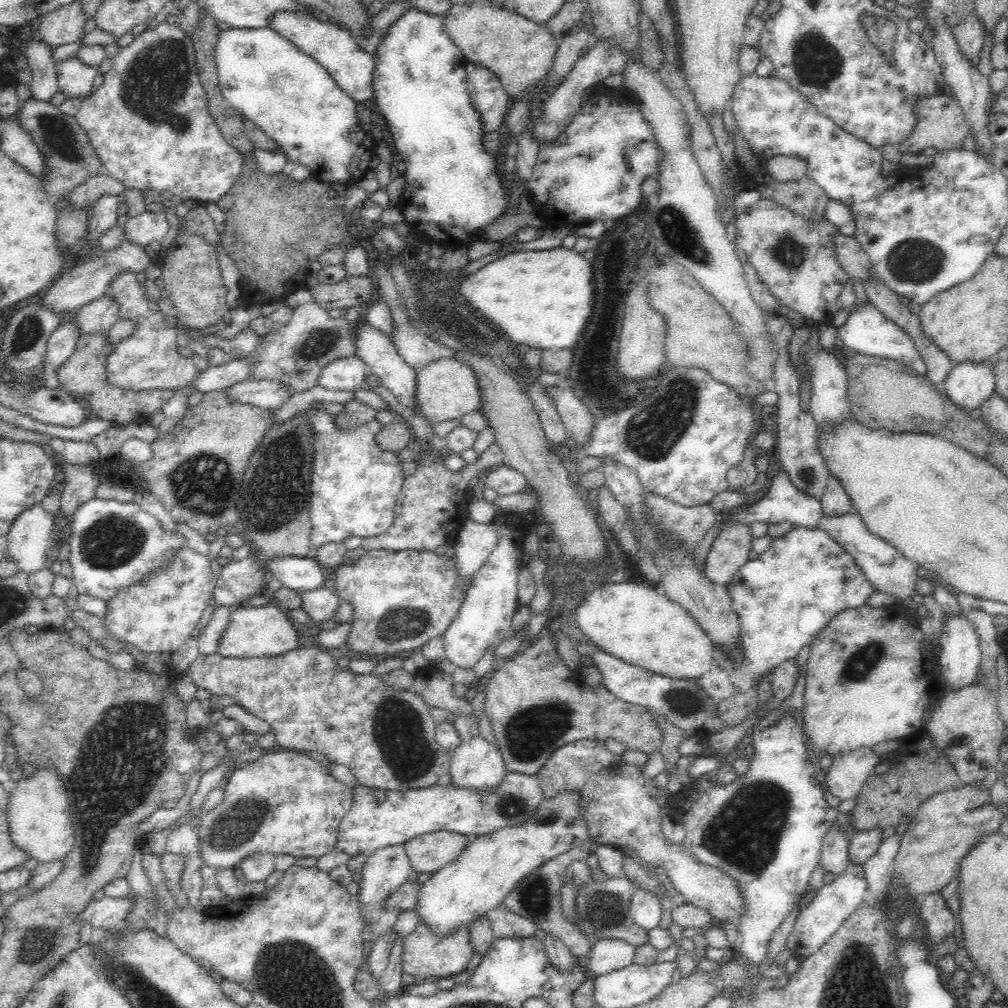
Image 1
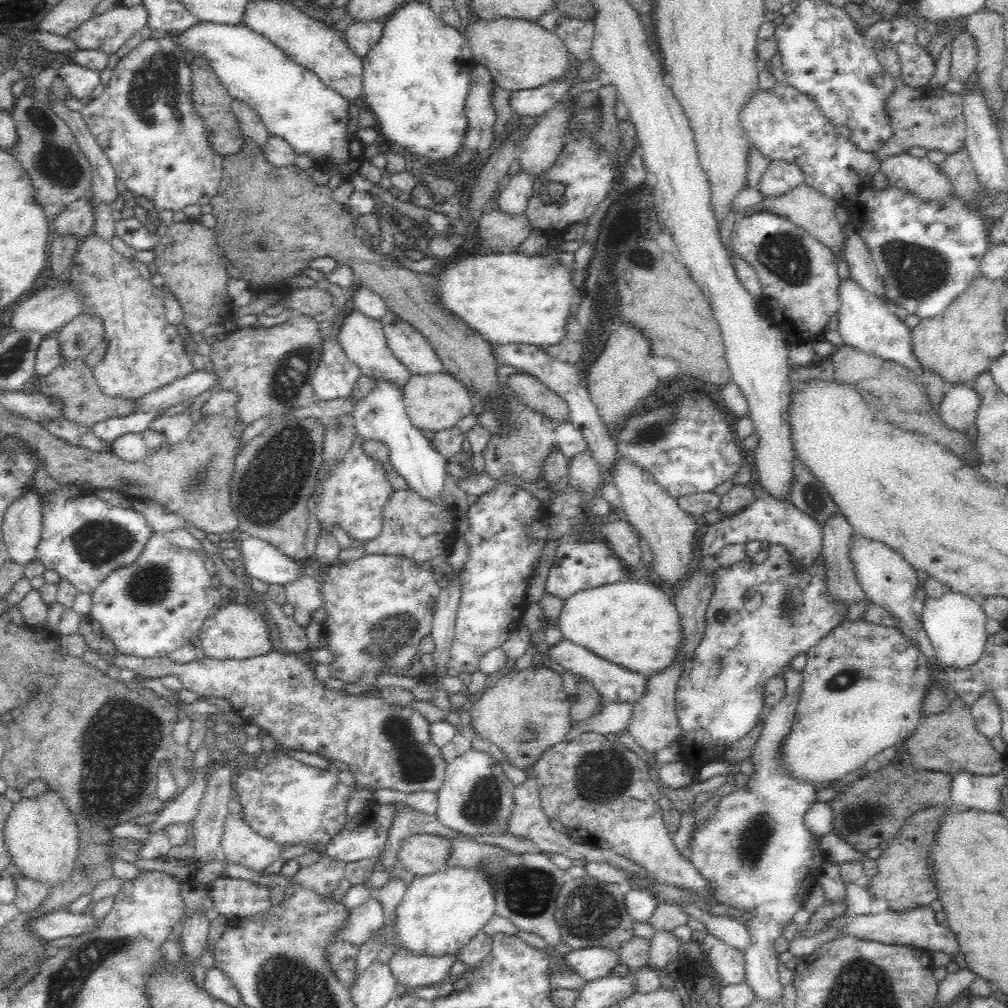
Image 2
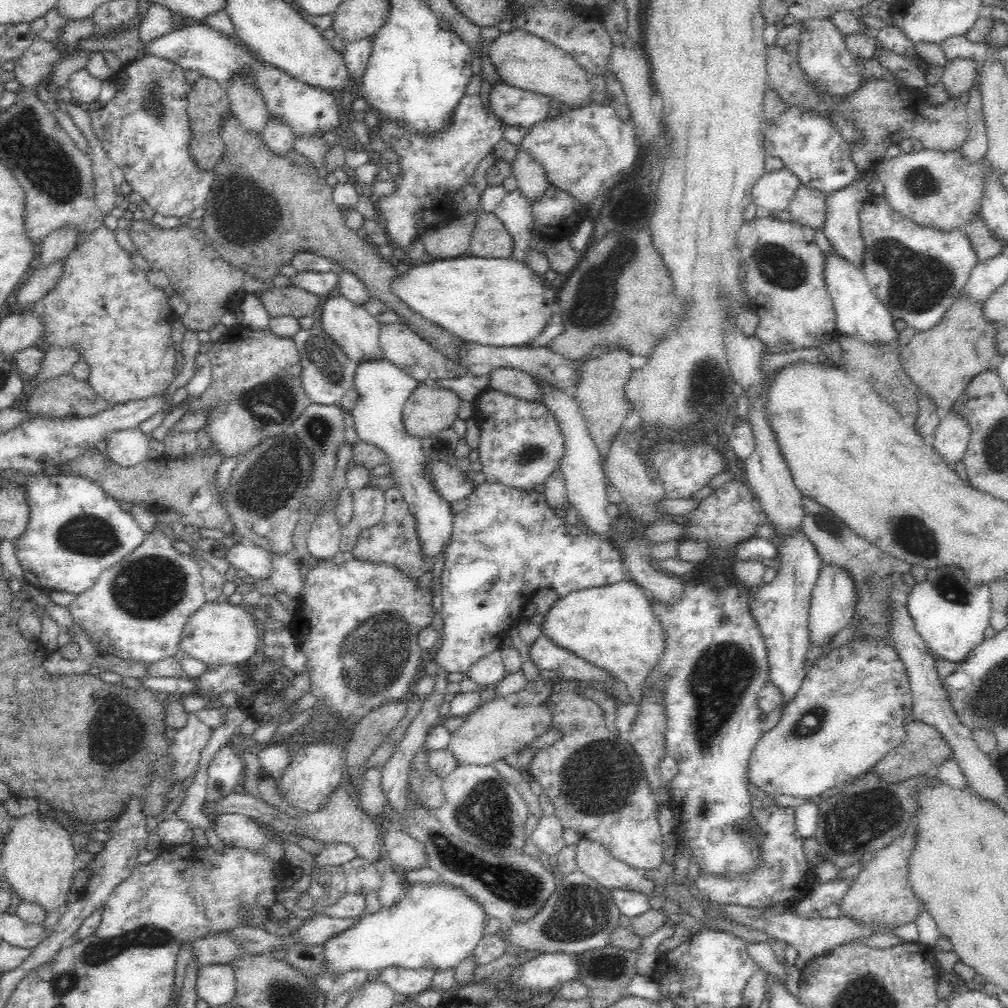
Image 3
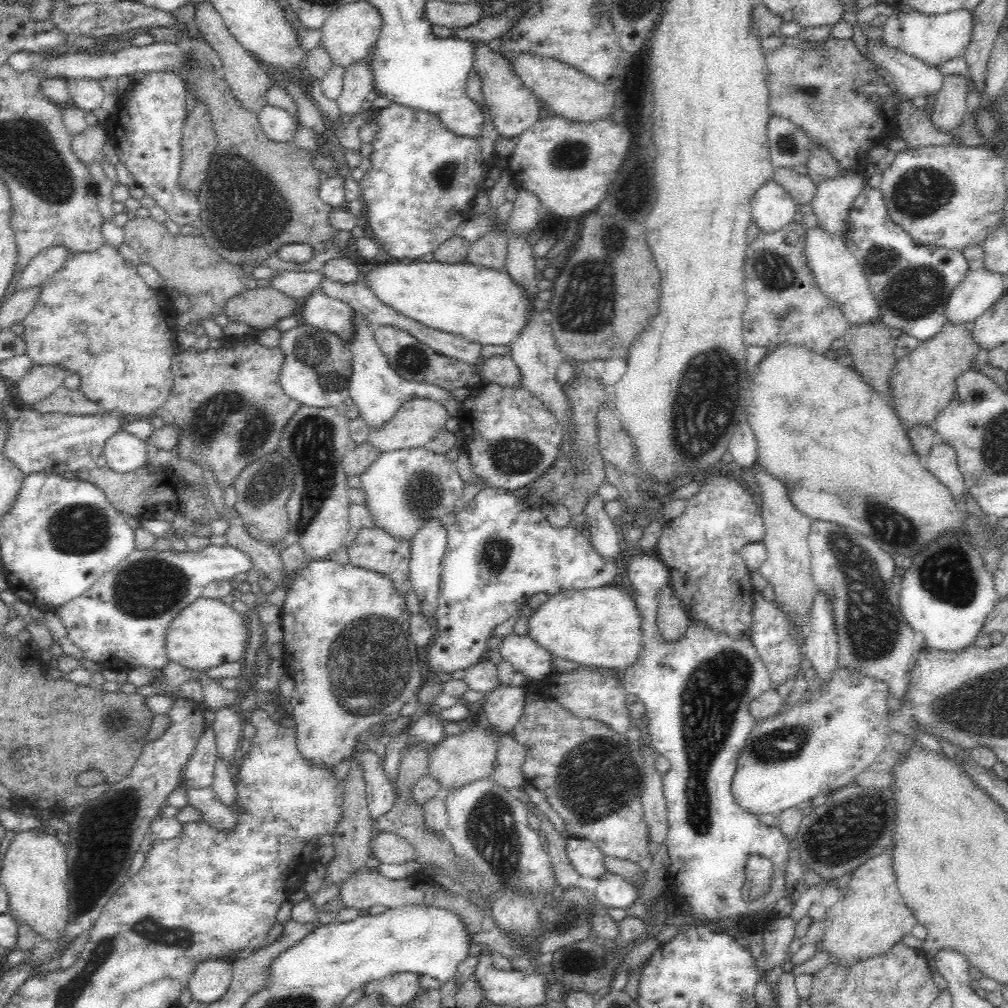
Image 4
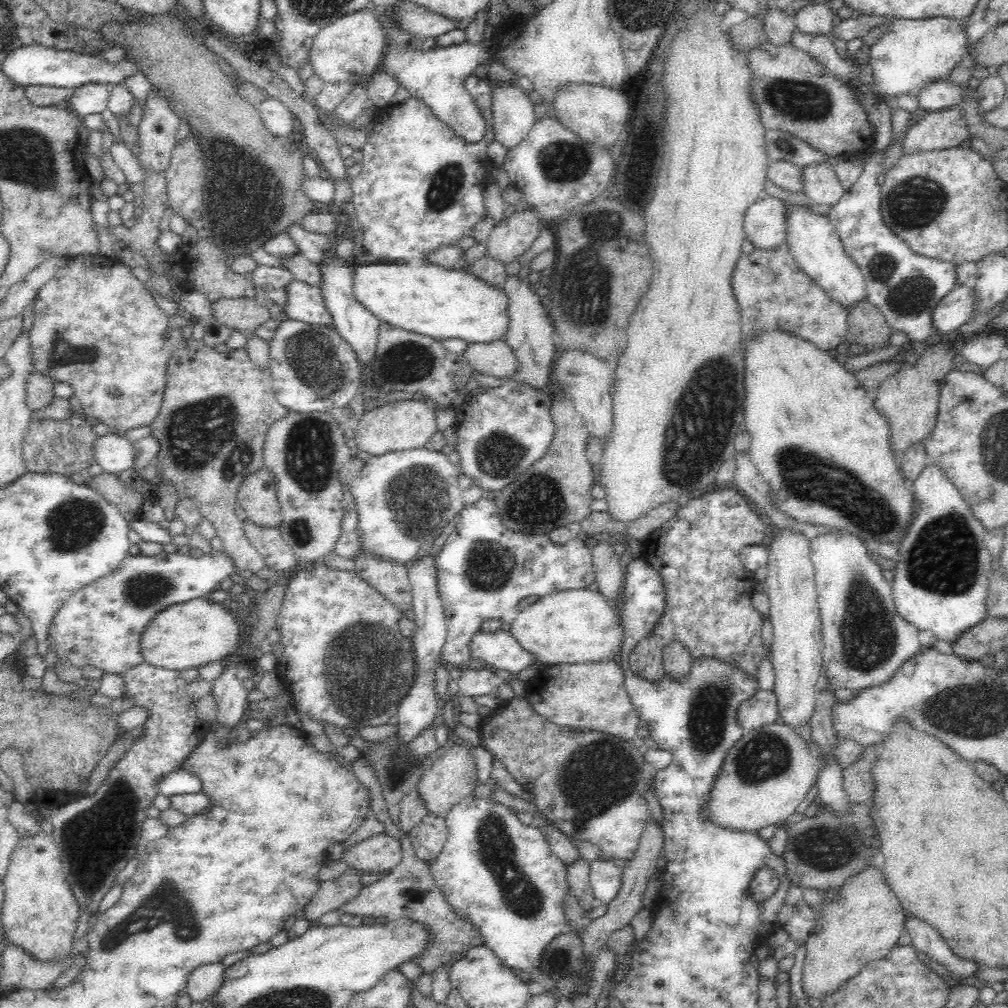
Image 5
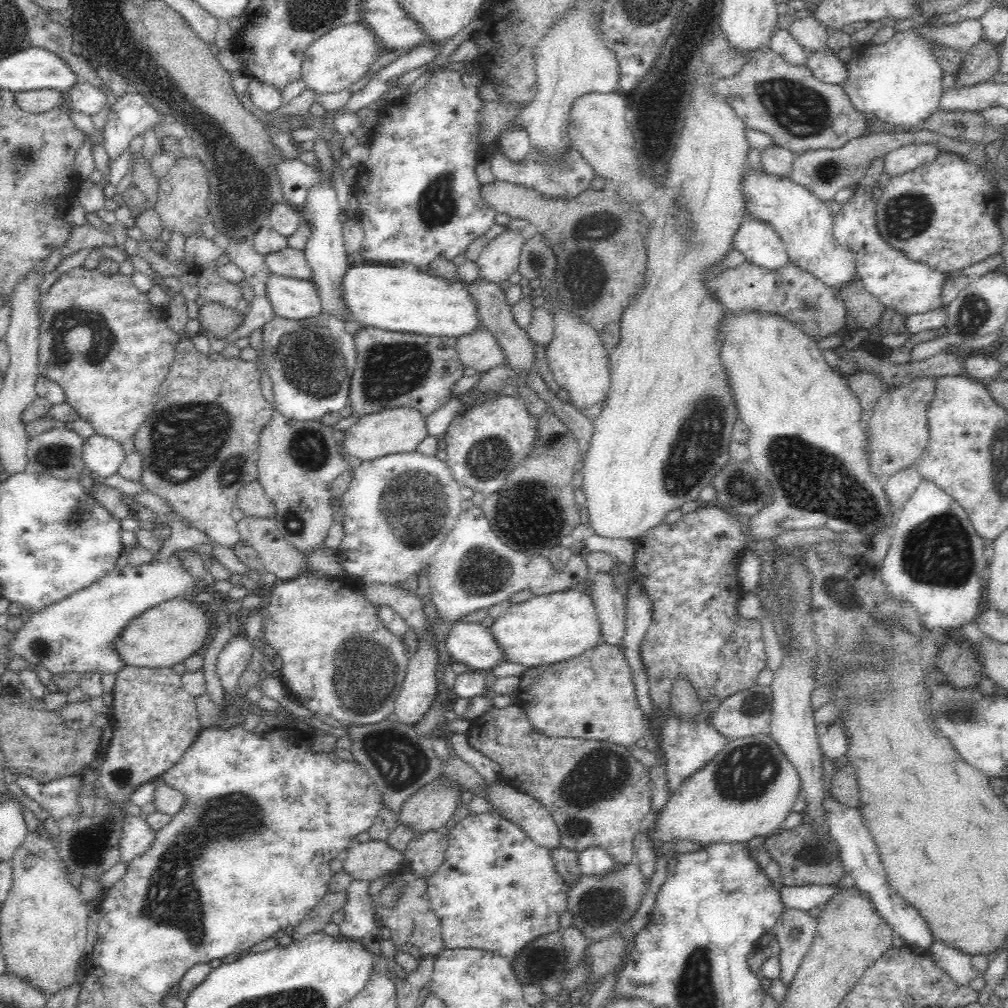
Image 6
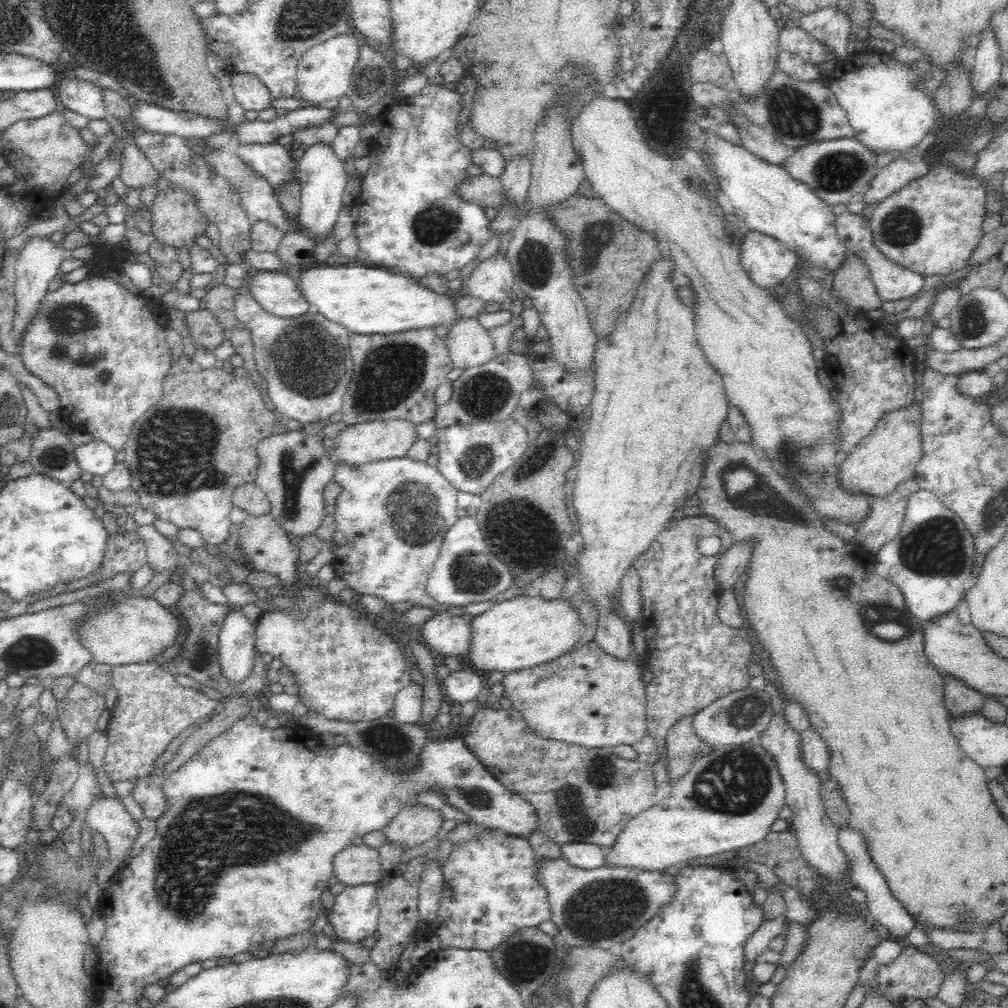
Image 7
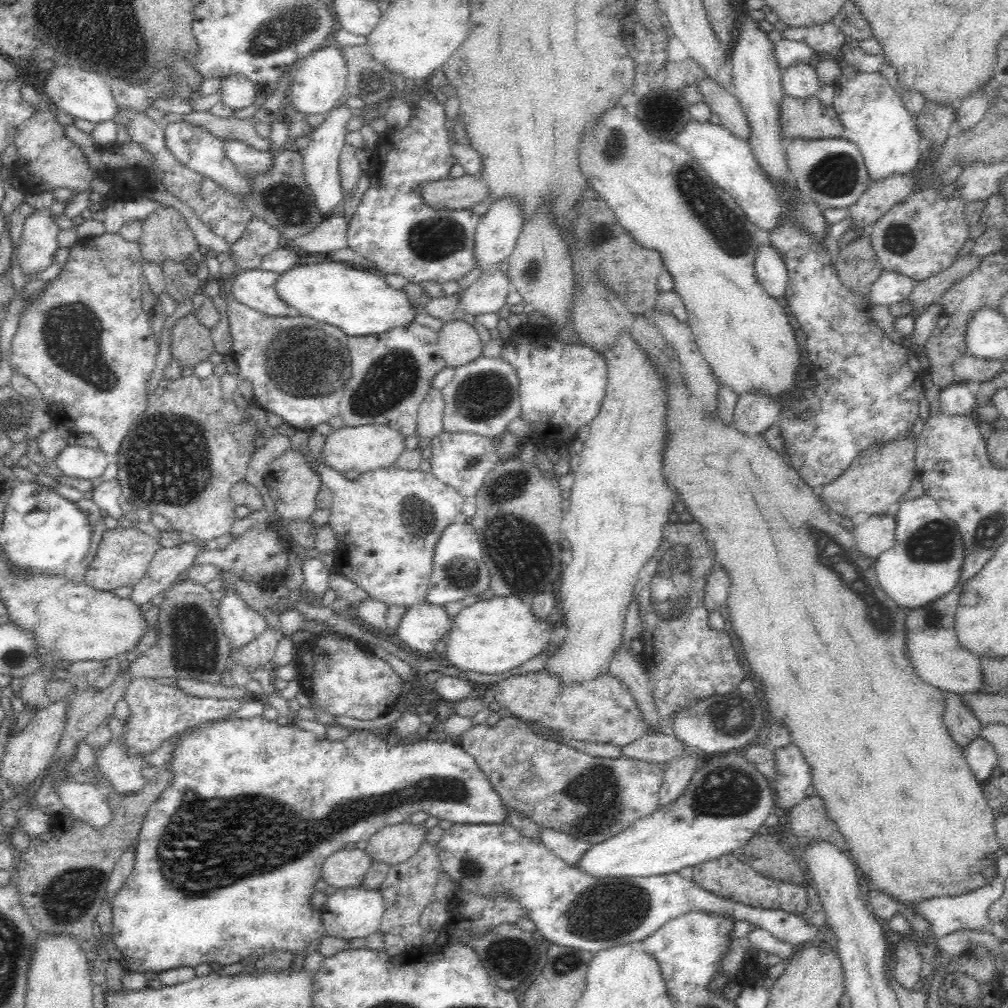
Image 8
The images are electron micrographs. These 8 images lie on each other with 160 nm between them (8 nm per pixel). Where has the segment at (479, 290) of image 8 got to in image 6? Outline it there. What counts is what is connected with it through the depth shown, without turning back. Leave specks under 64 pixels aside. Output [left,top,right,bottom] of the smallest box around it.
[476,229,524,284]

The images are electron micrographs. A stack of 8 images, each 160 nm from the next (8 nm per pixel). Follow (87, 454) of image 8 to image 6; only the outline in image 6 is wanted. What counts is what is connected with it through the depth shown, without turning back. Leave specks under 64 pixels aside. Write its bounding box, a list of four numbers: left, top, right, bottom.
[82,434,125,478]

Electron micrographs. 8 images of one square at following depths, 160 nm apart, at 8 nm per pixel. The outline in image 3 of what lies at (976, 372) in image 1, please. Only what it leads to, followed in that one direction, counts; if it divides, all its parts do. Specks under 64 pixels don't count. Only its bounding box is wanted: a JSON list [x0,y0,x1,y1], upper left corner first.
[931,411,971,470]

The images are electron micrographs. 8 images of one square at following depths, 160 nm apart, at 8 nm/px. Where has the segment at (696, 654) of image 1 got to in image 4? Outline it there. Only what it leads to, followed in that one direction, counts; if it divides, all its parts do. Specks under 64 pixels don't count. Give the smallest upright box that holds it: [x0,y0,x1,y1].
[526,587,642,674]

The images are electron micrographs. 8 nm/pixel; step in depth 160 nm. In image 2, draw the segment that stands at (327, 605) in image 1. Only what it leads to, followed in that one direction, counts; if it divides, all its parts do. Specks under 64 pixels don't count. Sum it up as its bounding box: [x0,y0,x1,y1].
[282,570,322,627]

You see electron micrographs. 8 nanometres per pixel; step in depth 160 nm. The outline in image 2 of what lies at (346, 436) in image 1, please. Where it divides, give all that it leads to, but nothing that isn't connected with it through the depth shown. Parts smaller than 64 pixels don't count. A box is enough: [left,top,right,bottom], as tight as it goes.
[314,437,395,545]

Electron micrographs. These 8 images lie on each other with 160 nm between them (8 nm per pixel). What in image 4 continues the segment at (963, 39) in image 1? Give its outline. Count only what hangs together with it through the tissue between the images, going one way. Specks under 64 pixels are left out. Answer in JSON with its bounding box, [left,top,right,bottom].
[930,75,968,134]

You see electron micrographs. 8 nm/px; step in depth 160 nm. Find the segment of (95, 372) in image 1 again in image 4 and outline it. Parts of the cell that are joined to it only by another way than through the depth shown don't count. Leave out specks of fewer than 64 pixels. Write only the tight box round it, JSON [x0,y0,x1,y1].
[32,385,101,415]

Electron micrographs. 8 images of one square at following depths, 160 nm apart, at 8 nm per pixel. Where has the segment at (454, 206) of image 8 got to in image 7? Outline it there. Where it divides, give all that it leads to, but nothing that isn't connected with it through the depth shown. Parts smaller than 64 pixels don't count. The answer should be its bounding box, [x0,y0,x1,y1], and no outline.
[456,173,502,208]

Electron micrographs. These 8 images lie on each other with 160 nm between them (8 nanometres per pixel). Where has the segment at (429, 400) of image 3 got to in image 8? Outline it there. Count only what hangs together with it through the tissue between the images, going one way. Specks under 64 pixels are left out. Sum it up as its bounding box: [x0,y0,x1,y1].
[319,424,405,475]

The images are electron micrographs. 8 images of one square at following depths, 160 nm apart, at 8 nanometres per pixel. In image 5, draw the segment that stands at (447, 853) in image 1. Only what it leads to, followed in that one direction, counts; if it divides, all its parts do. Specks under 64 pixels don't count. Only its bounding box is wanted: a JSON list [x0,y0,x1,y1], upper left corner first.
[340,833,403,874]

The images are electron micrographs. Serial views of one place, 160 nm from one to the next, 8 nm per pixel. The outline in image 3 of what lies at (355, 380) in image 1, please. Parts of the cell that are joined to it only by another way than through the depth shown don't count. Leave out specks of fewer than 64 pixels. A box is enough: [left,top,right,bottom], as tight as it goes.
[294,324,357,405]

